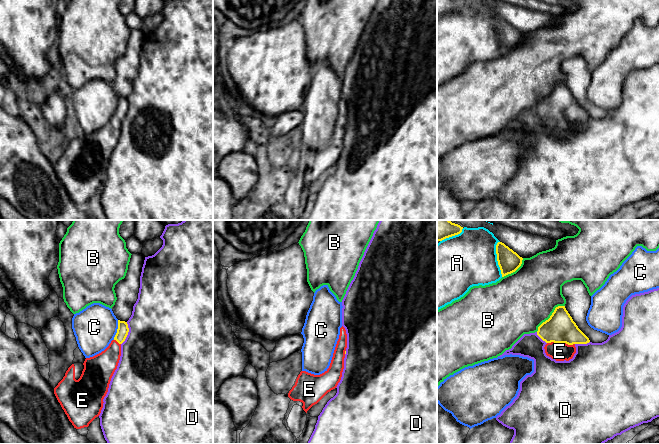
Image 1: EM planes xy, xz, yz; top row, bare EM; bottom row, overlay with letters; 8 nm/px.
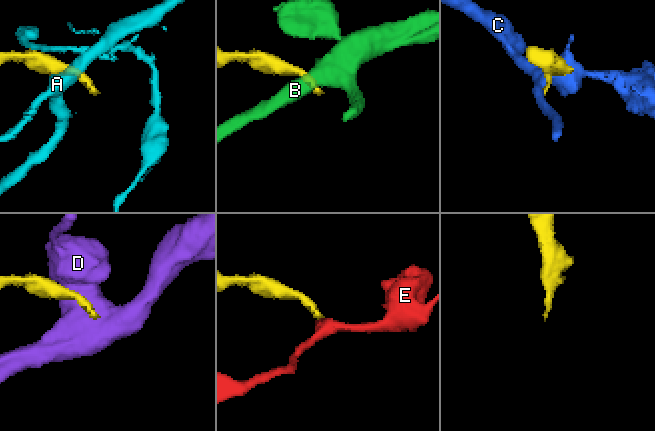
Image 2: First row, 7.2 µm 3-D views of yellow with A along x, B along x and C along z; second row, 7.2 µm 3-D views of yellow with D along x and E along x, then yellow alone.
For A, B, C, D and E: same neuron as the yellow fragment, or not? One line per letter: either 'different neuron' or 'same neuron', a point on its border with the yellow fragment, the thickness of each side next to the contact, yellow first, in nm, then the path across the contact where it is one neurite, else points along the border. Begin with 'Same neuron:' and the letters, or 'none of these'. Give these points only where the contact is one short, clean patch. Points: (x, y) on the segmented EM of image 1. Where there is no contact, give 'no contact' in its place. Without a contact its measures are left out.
Same neuron: E
A: different neuron | yz (497, 259) | 180/440 nm
B: different neuron | yz (550, 316) | 240/480 nm
C: different neuron | xy (117, 330) | 90/340 nm | along xy (118, 320), (117, 332), (113, 339)
D: different neuron | xy (127, 333) | 90/500 nm
E: same neuron | yz (561, 342) | 240/140 nm | across yz (560, 328), (561, 342), (559, 351)

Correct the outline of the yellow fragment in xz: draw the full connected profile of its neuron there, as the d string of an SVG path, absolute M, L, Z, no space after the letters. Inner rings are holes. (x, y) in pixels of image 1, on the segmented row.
M342 326L329 368L320 375L314 375L306 371L301 371L298 375L295 385L288 393L288 397L293 401L302 402L302 408L306 413L328 392L337 387L344 369L346 348L347 334Z

